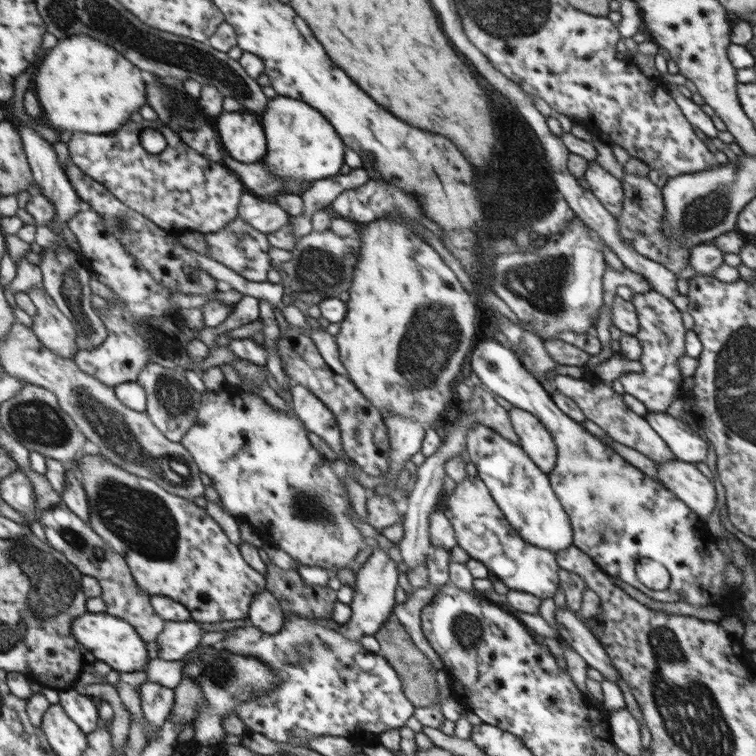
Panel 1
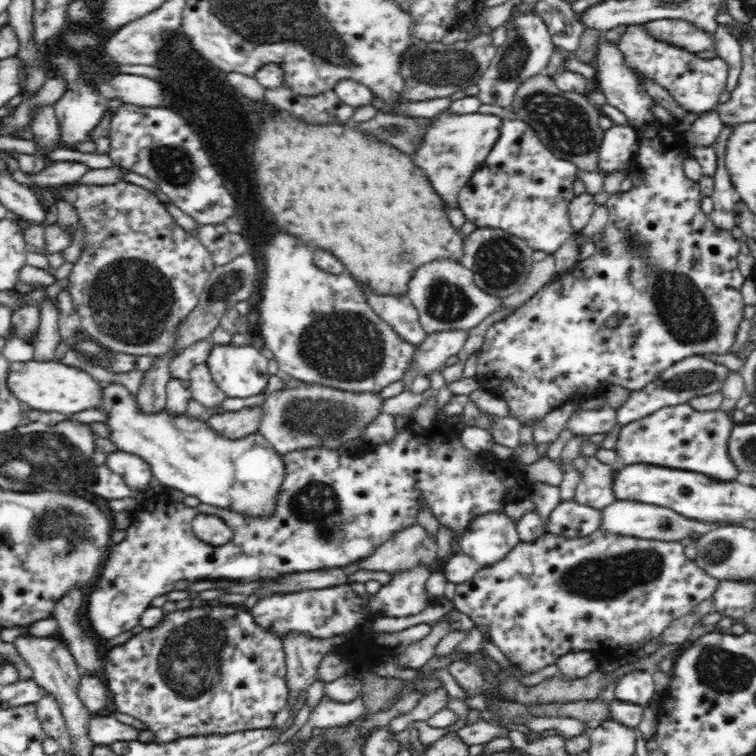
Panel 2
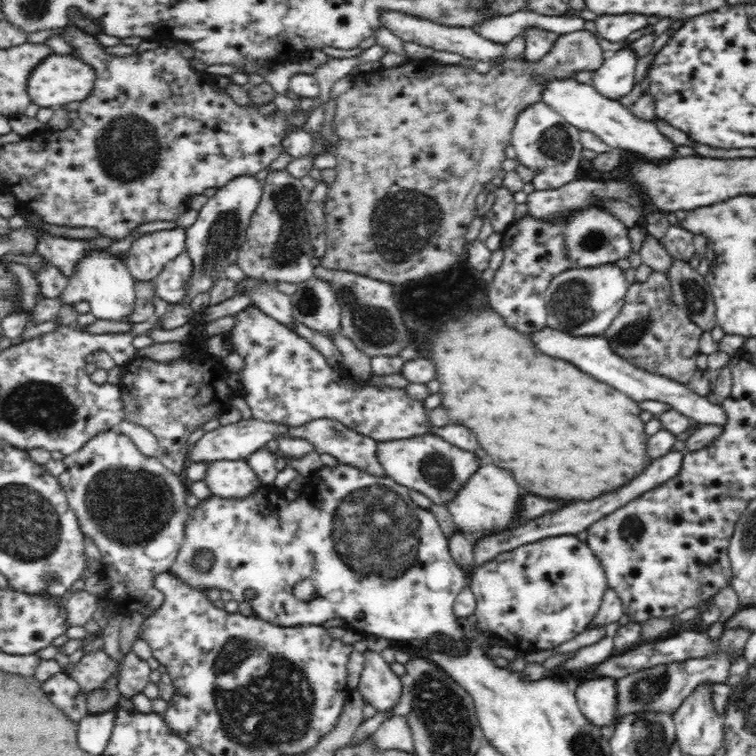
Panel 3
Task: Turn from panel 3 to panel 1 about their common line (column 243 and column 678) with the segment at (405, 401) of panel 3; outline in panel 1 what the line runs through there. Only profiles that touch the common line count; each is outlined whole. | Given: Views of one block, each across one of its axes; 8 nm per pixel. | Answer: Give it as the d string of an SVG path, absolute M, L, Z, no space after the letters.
M654 289L644 293L635 293L631 302L635 306L639 318L639 332L635 337L641 342L643 352L639 362L644 372L626 372L617 382L624 386L624 391L640 400L649 412L666 413L674 399L679 398L683 376L677 366L678 358L686 355L686 333L682 313L674 306L671 299Z

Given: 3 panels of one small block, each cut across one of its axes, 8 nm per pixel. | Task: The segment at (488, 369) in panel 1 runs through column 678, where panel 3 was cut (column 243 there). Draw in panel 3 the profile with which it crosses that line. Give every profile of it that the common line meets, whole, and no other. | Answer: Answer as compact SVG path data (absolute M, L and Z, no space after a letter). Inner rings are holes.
M336 464L334 468L324 466L310 474L307 484L298 493L298 499L294 502L288 502L282 495L282 491L273 484L263 484L254 494L250 494L250 497L244 499L224 499L213 495L207 500L201 501L198 507L191 508L190 517L186 519L186 530L184 530L182 548L178 552L176 562L174 562L173 567L168 572L180 578L181 581L186 581L188 585L193 587L200 587L200 589L204 590L213 588L228 590L228 592L231 592L233 600L245 604L247 609L252 609L256 616L274 626L320 626L324 622L328 622L328 620L340 618L340 620L344 620L344 622L350 624L352 629L356 629L363 634L368 632L370 636L394 638L394 640L420 640L425 645L432 636L446 634L452 640L461 640L461 642L465 643L464 630L458 621L456 621L457 616L453 613L453 606L456 596L462 592L462 588L469 586L470 580L468 578L470 574L468 574L468 571L464 567L458 566L458 563L452 558L447 538L442 533L439 522L431 510L424 510L424 508L420 508L414 504L408 492L410 492L409 488L398 484L390 476L368 474L365 470L360 470L357 466ZM306 578L312 580L312 584L318 590L318 594L316 594L315 599L302 602L294 595L294 586L300 580L306 580Z

